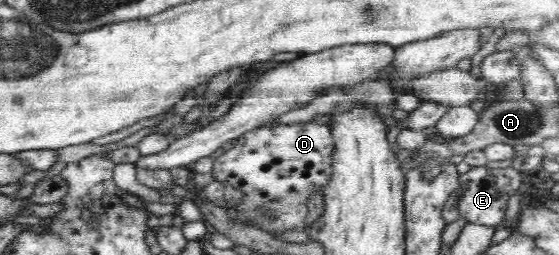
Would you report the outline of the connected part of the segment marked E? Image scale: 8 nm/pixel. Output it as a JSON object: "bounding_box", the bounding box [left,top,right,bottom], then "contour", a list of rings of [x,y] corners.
{"bounding_box":[455,165,520,225],"contour":[[[487,165],[471,167],[468,172],[458,173],[455,205],[461,216],[470,223],[498,225],[504,220],[508,199],[520,188],[519,174],[510,167],[488,168]]]}

